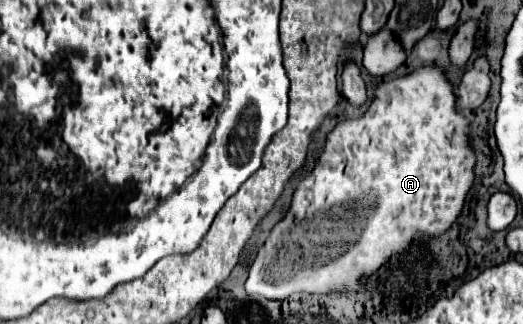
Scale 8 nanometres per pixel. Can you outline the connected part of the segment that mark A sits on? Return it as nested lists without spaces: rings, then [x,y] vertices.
[[[424,66],[408,76],[402,76],[402,78],[396,78],[396,80],[390,80],[388,84],[382,84],[378,90],[376,90],[376,98],[374,102],[370,104],[368,112],[364,118],[360,120],[346,120],[342,124],[338,124],[334,128],[334,132],[328,134],[326,138],[326,146],[324,146],[324,152],[320,154],[318,158],[318,164],[316,168],[312,170],[312,174],[308,174],[296,188],[294,192],[294,198],[292,198],[292,206],[288,210],[288,214],[272,228],[268,240],[264,242],[264,248],[260,248],[252,268],[250,268],[250,276],[246,280],[246,290],[250,294],[264,294],[272,300],[284,300],[288,298],[292,292],[310,292],[310,294],[324,294],[328,290],[350,290],[350,288],[356,288],[358,280],[362,280],[366,274],[372,274],[376,268],[380,268],[386,258],[390,258],[392,252],[402,252],[418,232],[422,234],[442,234],[450,220],[456,220],[456,216],[462,212],[462,206],[464,206],[464,198],[474,182],[474,162],[476,162],[476,156],[474,156],[474,150],[470,148],[468,144],[468,122],[464,120],[464,116],[456,114],[454,110],[454,92],[452,92],[452,86],[446,82],[442,70],[438,68],[432,68],[432,66]]]

